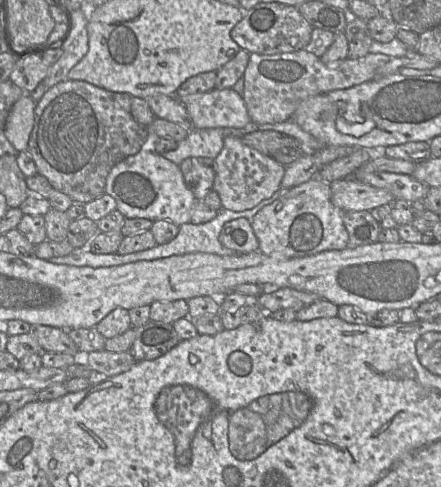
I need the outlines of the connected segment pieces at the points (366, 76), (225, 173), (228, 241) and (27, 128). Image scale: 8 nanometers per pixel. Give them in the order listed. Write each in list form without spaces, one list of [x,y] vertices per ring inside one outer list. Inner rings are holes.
[[[306,49],[274,55],[250,53],[244,72],[243,93],[248,115],[252,123],[258,125],[285,122],[291,119],[298,105],[310,97],[373,80],[378,68],[390,59],[388,55],[369,52],[358,59],[347,58],[337,67],[327,67],[319,57]]]
[[[227,136],[224,146],[215,161],[215,179],[213,190],[221,199],[222,209],[242,212],[250,210],[260,202],[269,199],[281,189],[286,167],[272,158],[247,146],[241,138]]]
[[[247,218],[226,222],[221,229],[219,241],[226,248],[239,254],[248,254],[259,249],[259,241],[253,231],[251,221]]]
[[[25,93],[12,106],[5,123],[5,135],[18,152],[28,150],[34,128],[36,103],[31,93]]]

